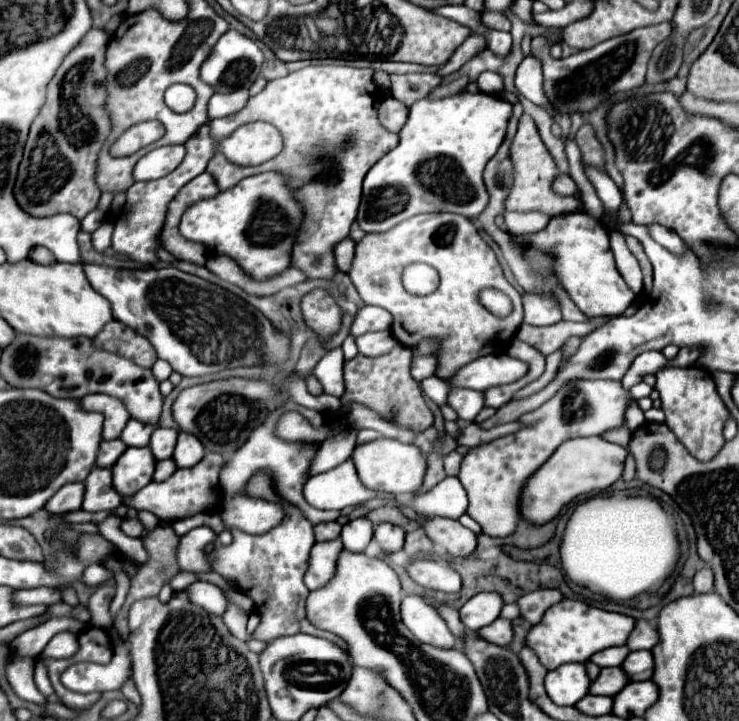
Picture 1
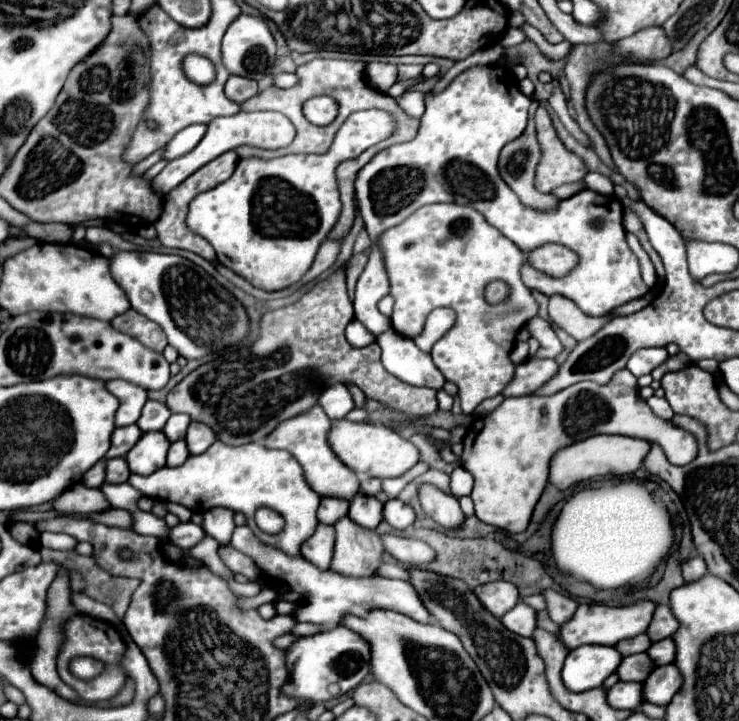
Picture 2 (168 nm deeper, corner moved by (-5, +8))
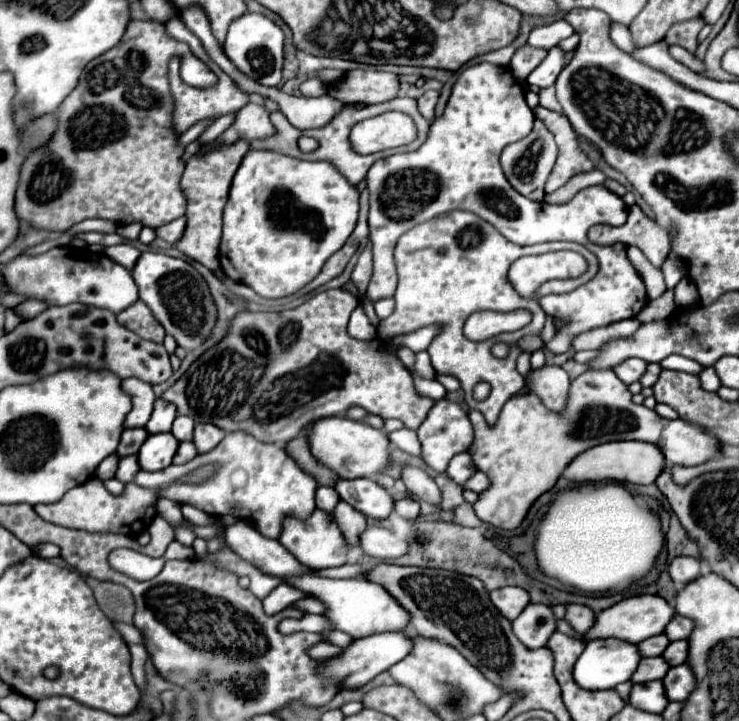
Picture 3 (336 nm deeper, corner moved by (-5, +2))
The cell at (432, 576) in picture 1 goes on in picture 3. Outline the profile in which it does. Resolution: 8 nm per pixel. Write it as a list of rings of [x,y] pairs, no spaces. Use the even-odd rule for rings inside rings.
[[[367,526],[359,538],[363,554],[377,558],[399,558],[407,552],[407,542],[399,540],[391,530],[381,526]]]

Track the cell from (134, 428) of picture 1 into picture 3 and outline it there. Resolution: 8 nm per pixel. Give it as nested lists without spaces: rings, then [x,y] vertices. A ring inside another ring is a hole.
[[[157,400],[155,402],[155,410],[151,414],[151,420],[147,422],[147,432],[149,434],[157,434],[157,432],[169,432],[171,430],[171,424],[177,416],[177,408],[171,404],[171,402],[165,402],[165,400]]]

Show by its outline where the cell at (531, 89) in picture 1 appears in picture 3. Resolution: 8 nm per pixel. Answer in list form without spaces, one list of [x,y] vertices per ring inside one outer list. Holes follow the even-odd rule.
[[[555,46],[549,50],[549,56],[529,74],[527,82],[537,88],[549,88],[555,84],[563,68],[565,68],[565,52],[559,46]]]

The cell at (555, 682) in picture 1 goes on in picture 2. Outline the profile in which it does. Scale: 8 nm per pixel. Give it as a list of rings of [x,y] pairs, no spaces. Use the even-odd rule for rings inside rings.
[[[581,646],[567,654],[561,680],[571,692],[599,688],[619,662],[621,654],[613,646]]]

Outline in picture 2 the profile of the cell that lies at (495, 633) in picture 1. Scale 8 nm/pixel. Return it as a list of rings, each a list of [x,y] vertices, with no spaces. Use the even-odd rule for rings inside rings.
[[[519,602],[505,616],[501,616],[501,624],[505,624],[507,630],[511,630],[519,636],[531,636],[535,630],[535,614],[537,612],[533,608]]]

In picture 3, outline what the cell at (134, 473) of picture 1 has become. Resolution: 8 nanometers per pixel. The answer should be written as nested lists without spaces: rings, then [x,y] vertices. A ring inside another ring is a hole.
[[[149,434],[145,444],[139,450],[139,464],[143,470],[163,470],[171,464],[175,452],[177,452],[177,438],[173,434]]]

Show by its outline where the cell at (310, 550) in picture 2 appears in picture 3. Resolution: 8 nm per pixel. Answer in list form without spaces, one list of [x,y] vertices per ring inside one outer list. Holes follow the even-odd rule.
[[[317,510],[305,518],[305,520],[297,520],[293,516],[287,516],[283,520],[283,530],[281,536],[277,538],[299,562],[303,562],[303,566],[309,566],[311,570],[321,570],[321,568],[331,568],[331,566],[343,566],[347,562],[347,554],[349,554],[349,544],[345,542],[337,520],[333,518],[333,514],[325,514],[323,510]]]

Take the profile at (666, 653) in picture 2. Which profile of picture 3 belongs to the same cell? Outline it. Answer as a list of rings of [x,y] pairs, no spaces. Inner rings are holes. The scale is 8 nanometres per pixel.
[[[677,640],[677,642],[669,644],[669,648],[663,652],[663,658],[671,666],[679,666],[679,664],[687,662],[687,654],[689,654],[689,642],[687,640]]]

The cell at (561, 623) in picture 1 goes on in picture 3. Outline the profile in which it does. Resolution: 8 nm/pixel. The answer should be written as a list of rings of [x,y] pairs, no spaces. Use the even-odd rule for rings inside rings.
[[[643,594],[643,596],[631,596],[631,598],[625,598],[621,602],[617,602],[615,606],[603,610],[601,614],[597,614],[597,622],[595,626],[587,632],[587,640],[593,640],[593,638],[619,638],[619,640],[625,640],[625,642],[631,642],[631,644],[637,644],[637,642],[643,642],[645,638],[651,638],[651,636],[657,636],[657,634],[663,634],[665,626],[671,622],[675,610],[667,604],[665,598],[661,596],[655,596],[655,594]]]

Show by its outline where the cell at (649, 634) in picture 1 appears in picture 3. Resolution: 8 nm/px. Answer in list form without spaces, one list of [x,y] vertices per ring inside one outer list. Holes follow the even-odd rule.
[[[679,614],[665,628],[665,634],[669,636],[669,640],[685,640],[685,638],[689,638],[691,632],[693,632],[693,620],[679,616]]]

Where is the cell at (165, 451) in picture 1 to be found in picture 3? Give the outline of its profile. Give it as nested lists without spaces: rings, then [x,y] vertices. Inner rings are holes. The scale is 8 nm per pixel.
[[[177,416],[175,422],[173,422],[173,436],[179,440],[179,442],[185,442],[185,440],[191,440],[193,438],[193,428],[195,428],[195,422],[193,418],[187,418],[187,416]]]

